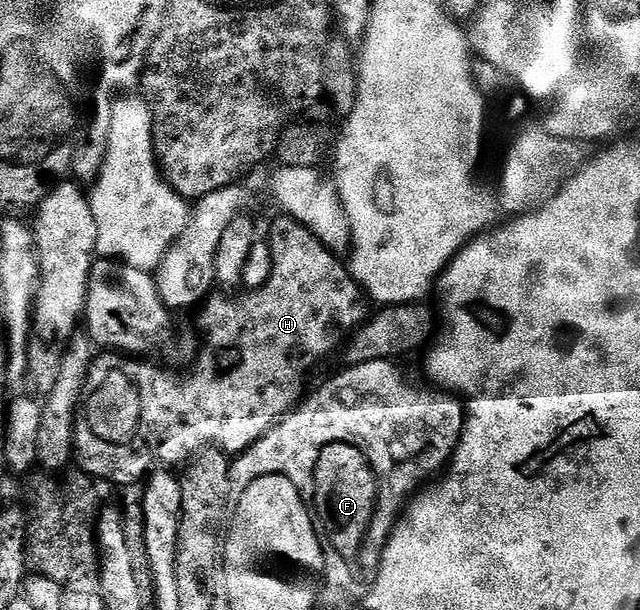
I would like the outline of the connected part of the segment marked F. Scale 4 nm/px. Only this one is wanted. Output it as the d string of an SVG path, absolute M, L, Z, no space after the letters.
M333 443L323 448L318 455L314 479L313 497L319 508L318 519L324 524L328 538L335 550L345 561L353 562L359 552L359 546L367 530L372 527L376 513L377 477L364 454L346 443Z

